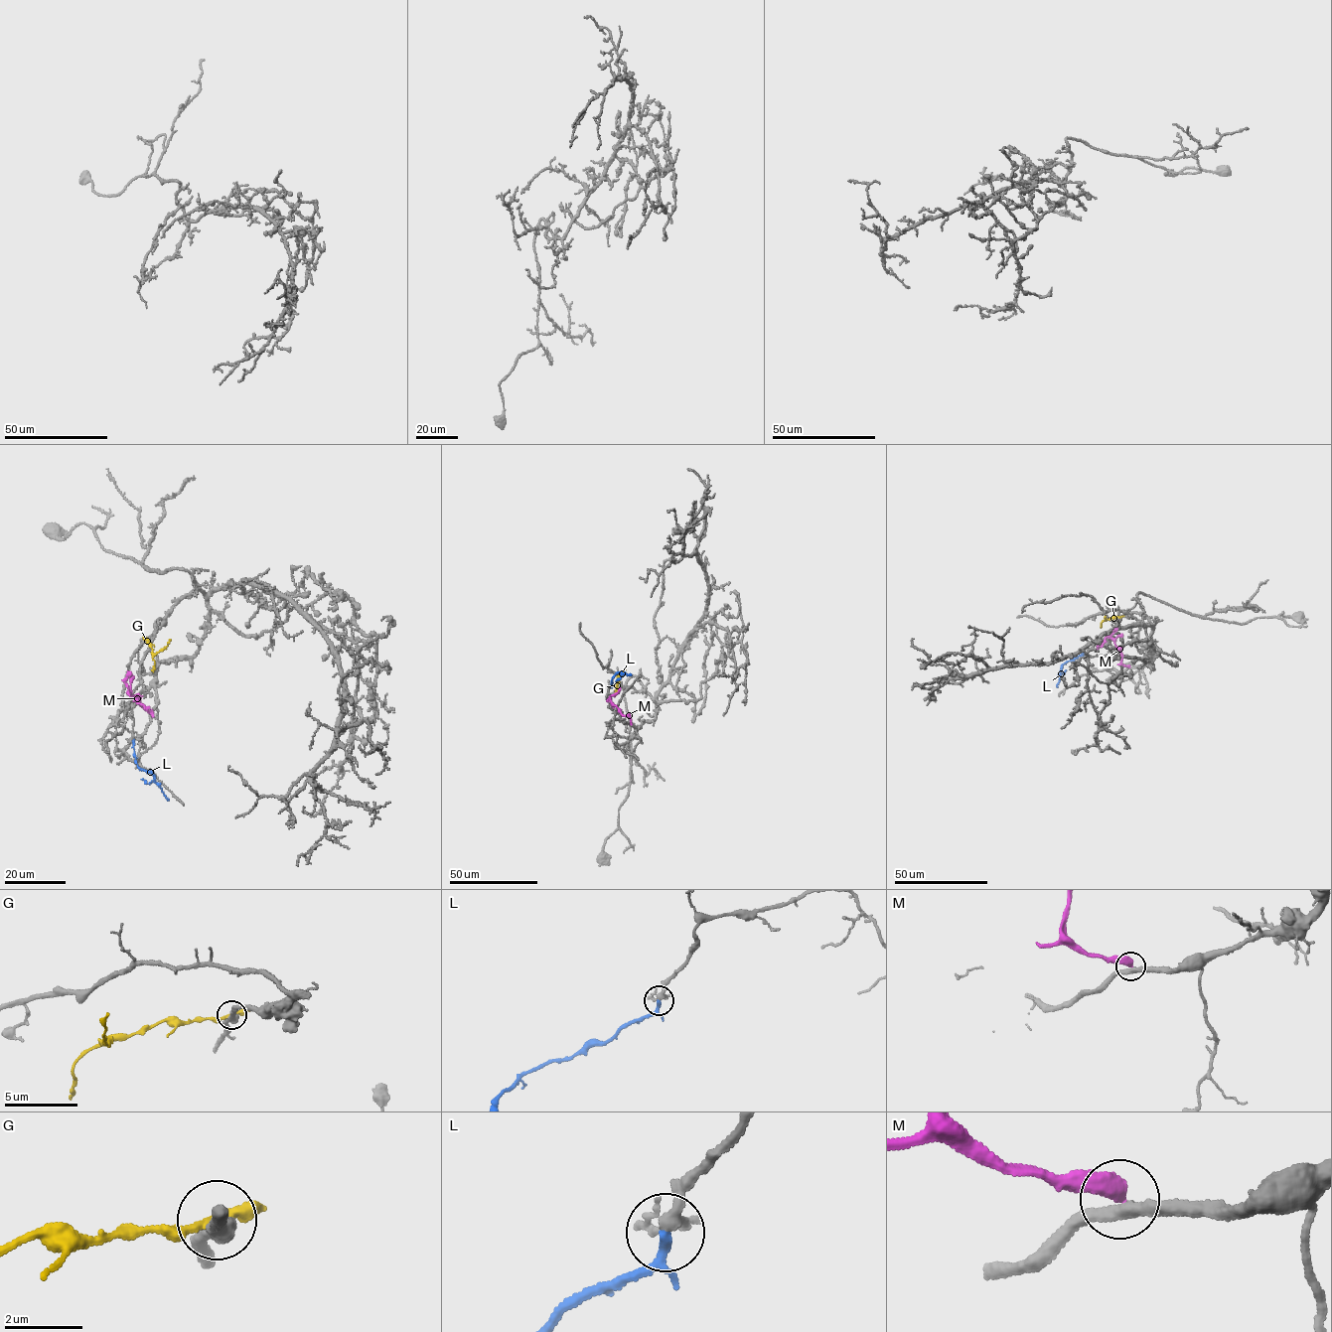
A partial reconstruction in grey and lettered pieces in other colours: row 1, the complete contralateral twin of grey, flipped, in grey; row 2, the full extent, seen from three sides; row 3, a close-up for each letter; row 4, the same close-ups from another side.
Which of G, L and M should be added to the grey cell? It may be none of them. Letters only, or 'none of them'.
L

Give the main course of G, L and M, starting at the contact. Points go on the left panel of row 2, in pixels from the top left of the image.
G: (145, 639), (154, 654), (165, 649), (170, 639)
L: (133, 739), (138, 766), (153, 775), (154, 781), (167, 799)
M: (151, 711), (129, 692), (132, 699), (148, 708)

